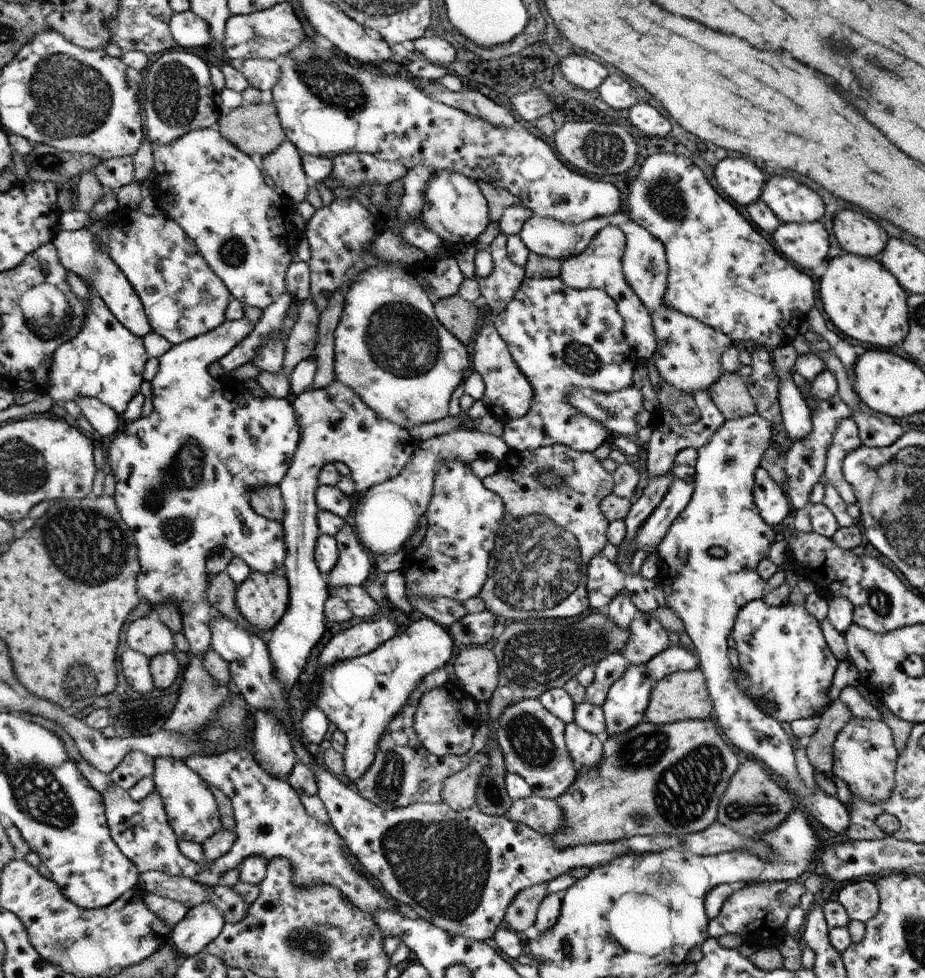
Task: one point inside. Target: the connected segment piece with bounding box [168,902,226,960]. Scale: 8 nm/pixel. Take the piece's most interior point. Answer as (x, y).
(201, 925)

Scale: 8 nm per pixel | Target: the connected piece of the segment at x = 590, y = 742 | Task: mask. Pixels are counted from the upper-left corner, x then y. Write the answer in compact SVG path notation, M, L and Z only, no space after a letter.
M573 722L565 725L564 738L570 758L586 768L598 766L603 753L603 737L590 734Z

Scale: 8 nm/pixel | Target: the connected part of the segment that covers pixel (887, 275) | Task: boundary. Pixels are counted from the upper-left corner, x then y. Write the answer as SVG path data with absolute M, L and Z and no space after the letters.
M852 253L834 257L828 261L826 273L820 277L818 292L824 312L840 334L858 340L863 346L890 350L908 334L908 292L878 258L864 258Z

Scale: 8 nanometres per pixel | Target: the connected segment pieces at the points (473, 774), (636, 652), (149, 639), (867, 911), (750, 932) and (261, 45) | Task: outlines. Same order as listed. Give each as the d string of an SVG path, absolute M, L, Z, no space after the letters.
M488 750L479 751L470 759L470 764L462 772L452 774L444 780L442 798L453 811L476 808L476 790L488 762L490 762Z
M639 611L630 623L629 630L630 638L621 653L634 666L645 665L670 646L668 631L650 613Z
M148 615L130 623L126 632L126 644L151 659L176 650L173 634L157 615Z
M867 879L846 883L839 892L840 904L851 920L869 921L879 911L879 894L876 885Z
M774 881L771 883L741 884L734 887L732 896L724 902L720 908L720 914L708 922L708 936L710 938L720 938L723 934L736 934L742 938L744 945L766 945L776 947L784 942L787 937L785 925L788 912L794 908L789 904L784 904L779 900L781 893L788 888L788 881Z
M283 2L247 15L231 15L224 30L224 52L230 59L248 60L273 60L286 56L298 48L307 37L302 32L302 24L294 14L290 3Z

